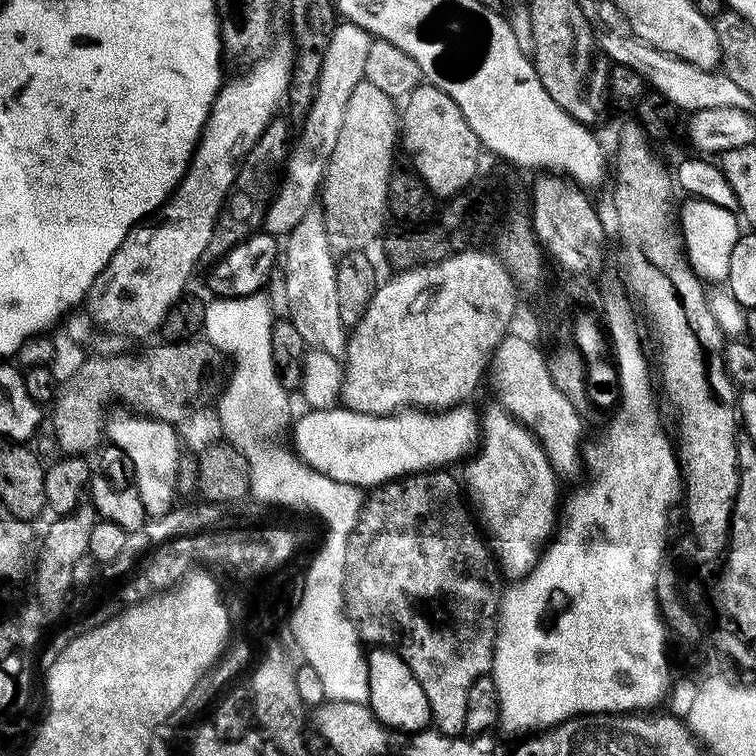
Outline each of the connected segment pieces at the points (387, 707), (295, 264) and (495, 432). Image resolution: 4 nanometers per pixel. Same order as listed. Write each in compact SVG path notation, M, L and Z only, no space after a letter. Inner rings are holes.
M376 646L367 653L368 677L370 678L370 694L367 705L372 713L380 719L381 724L389 730L415 734L423 732L433 723L432 707L426 698L426 690L414 678L410 666L390 648Z
M309 211L296 226L292 228L292 231L287 233L285 243L282 248L282 268L284 264L284 300L288 303L288 313L286 313L287 319L290 320L298 330L299 334L304 339L305 345L311 346L313 349L325 352L331 356L340 358L344 355L346 347L346 326L342 322L342 318L338 318L338 289L336 287L336 261L332 249L328 245L328 239L326 238L326 232L324 230L324 218L320 215L319 211Z
M493 406L485 410L484 416L482 412L482 439L479 441L478 451L467 461L467 464L468 484L466 480L466 488L470 493L470 500L474 508L474 503L476 503L475 511L478 516L478 511L480 511L479 519L482 524L482 519L484 519L484 524L488 527L487 535L490 540L490 535L492 535L491 543L494 545L494 556L498 561L499 571L505 577L523 578L527 576L543 556L545 547L553 539L554 529L558 524L558 500L556 504L558 479L551 468L547 454L544 453L542 444L506 409Z

